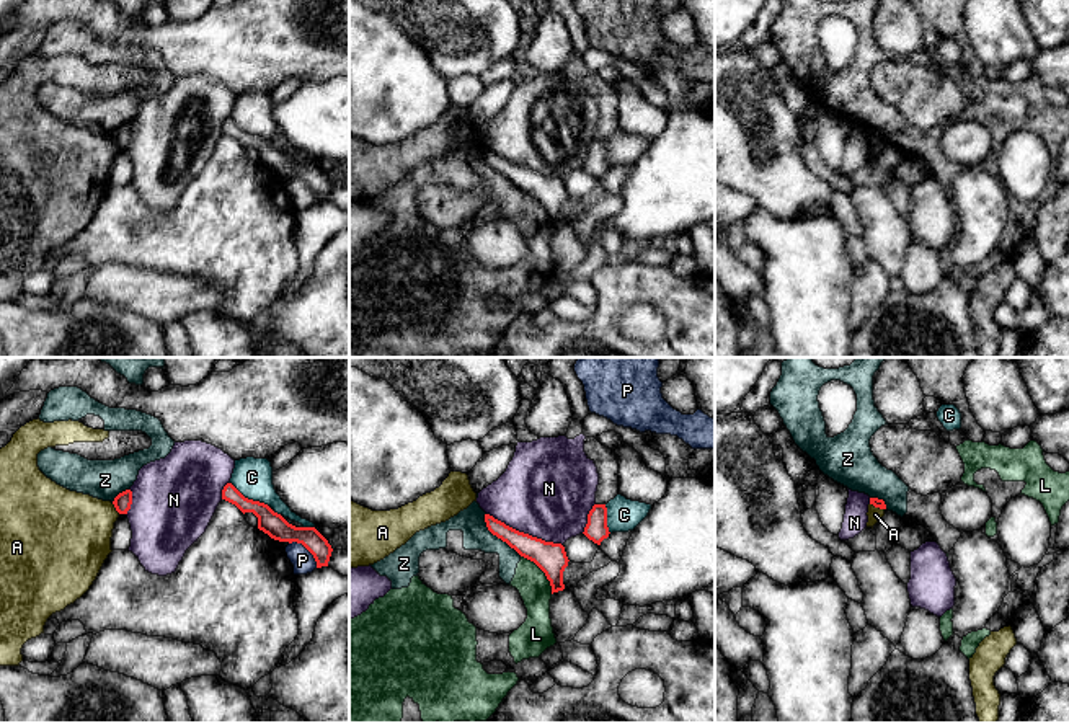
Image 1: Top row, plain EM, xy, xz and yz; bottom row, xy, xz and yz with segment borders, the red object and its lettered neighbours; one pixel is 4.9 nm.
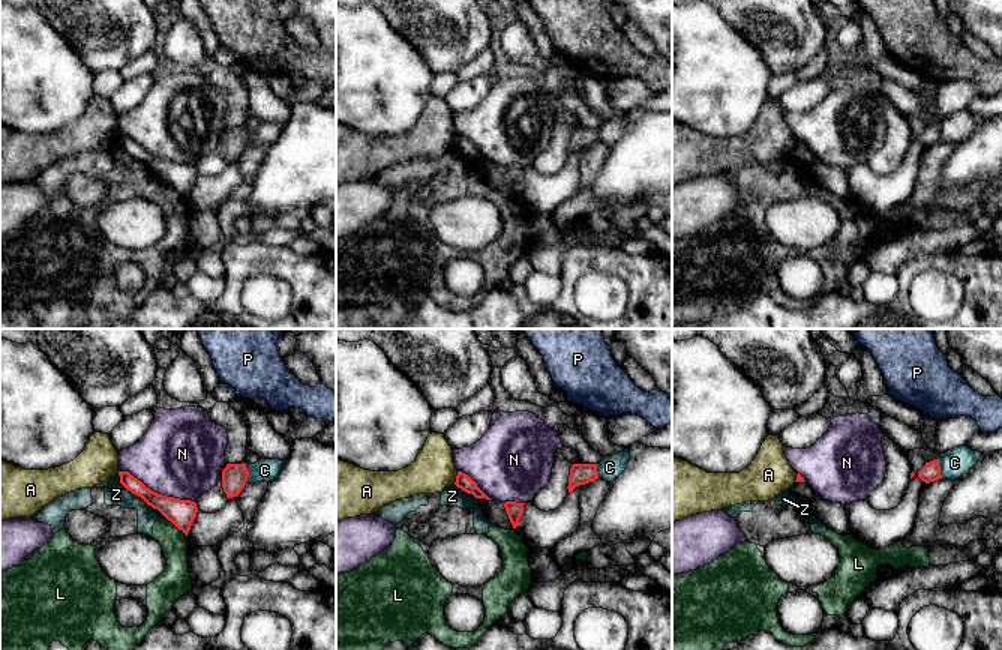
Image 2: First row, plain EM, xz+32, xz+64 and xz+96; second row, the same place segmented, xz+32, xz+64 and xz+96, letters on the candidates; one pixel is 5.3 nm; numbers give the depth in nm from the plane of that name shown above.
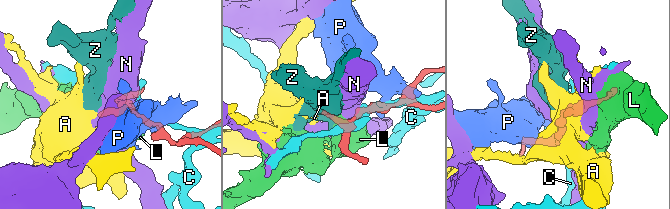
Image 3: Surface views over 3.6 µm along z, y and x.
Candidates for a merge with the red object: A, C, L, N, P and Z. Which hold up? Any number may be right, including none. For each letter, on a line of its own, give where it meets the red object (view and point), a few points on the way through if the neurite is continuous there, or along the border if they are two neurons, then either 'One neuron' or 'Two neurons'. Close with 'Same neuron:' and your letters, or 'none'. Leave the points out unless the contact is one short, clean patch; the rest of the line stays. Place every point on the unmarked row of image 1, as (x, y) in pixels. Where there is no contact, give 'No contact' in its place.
A: Touches red at xy (115, 141). Boundary: xy (111, 137), (119, 147). Two neurons
C: Touches red at xy (250, 134). Two neurons
L: Touches red at xz (542, 204). Two neurons
N: Touches red at xz (523, 167). Two neurons
P: Touches red at xy (307, 183). Boundary: xy (289, 177), (299, 177), (312, 190), (317, 201). Two neurons
Z: Touches red at xz (496, 170). Boundary: xz (485, 147), (485, 160), (521, 190). Two neurons
Same neuron: none

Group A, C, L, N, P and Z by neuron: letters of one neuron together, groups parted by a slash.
A / C / L Z / N / P

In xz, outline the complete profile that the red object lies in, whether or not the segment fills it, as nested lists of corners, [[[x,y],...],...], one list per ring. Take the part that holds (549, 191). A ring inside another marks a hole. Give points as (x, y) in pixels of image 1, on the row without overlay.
[[[485,149],[485,157],[493,170],[506,176],[521,191],[534,196],[545,207],[552,228],[565,224],[563,206],[570,194],[561,178],[545,176],[519,166],[490,149]]]

